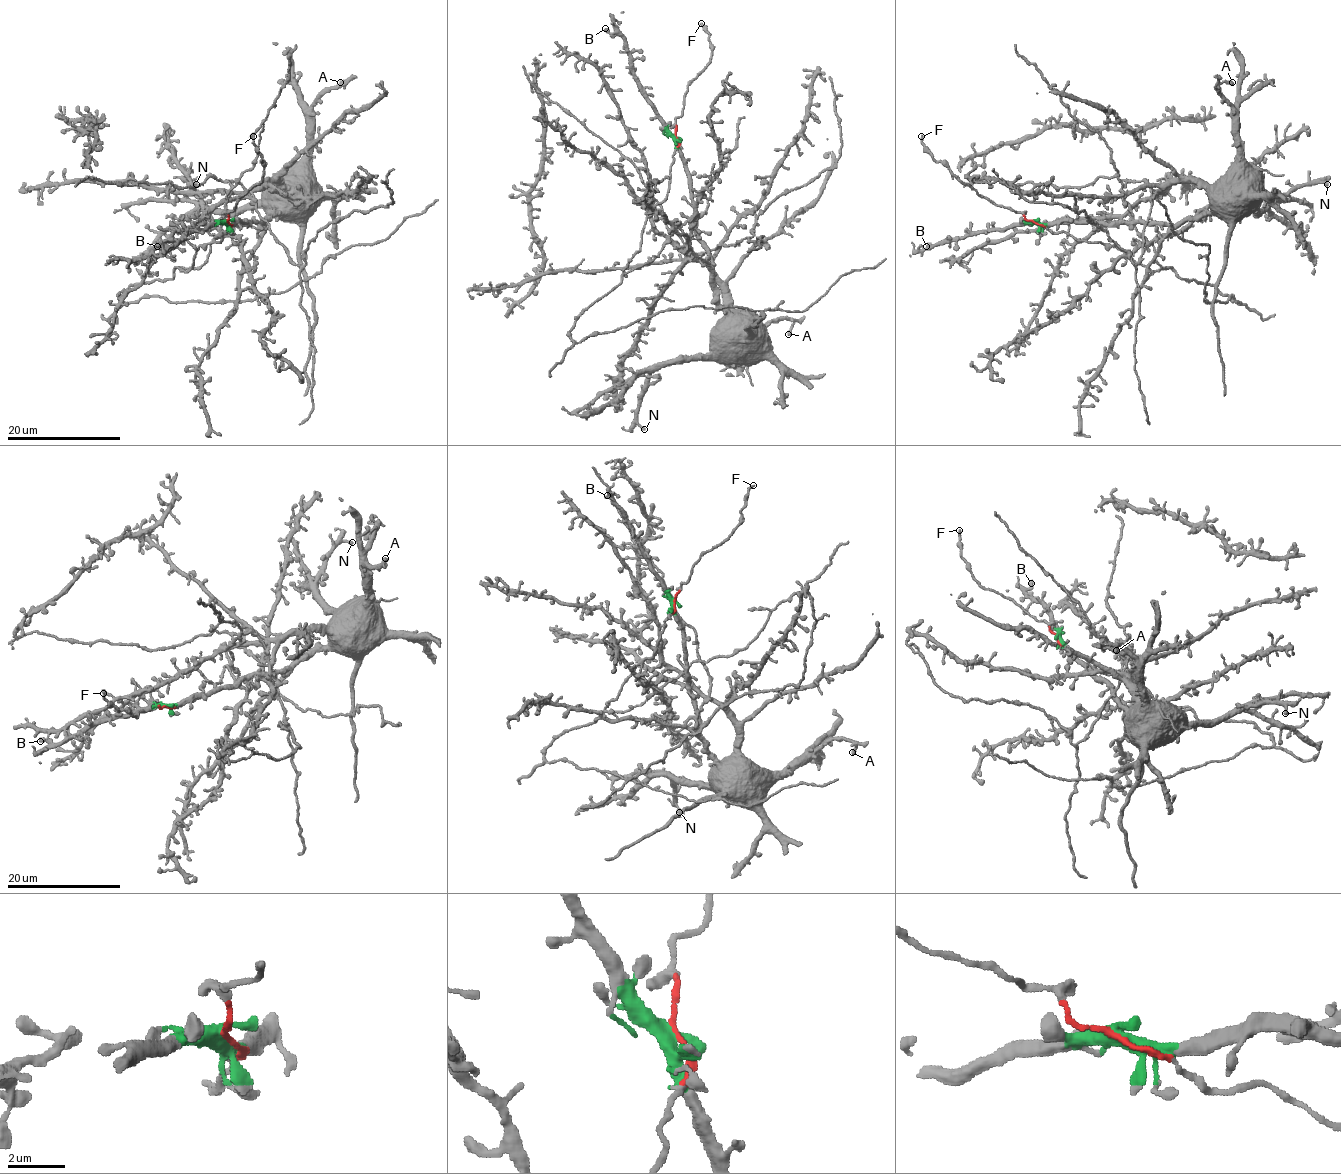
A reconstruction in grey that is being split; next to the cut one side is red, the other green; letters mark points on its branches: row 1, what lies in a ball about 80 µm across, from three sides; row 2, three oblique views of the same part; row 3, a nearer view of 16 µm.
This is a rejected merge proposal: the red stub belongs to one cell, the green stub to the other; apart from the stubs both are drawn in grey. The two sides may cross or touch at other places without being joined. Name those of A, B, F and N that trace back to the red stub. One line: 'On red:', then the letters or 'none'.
On red: F

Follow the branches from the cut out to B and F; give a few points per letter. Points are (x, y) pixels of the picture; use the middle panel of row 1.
B: (675, 136), (635, 75), (628, 44), (605, 28)
F: (675, 136), (676, 119), (683, 111), (683, 95), (709, 61), (712, 47), (709, 35), (700, 24)

